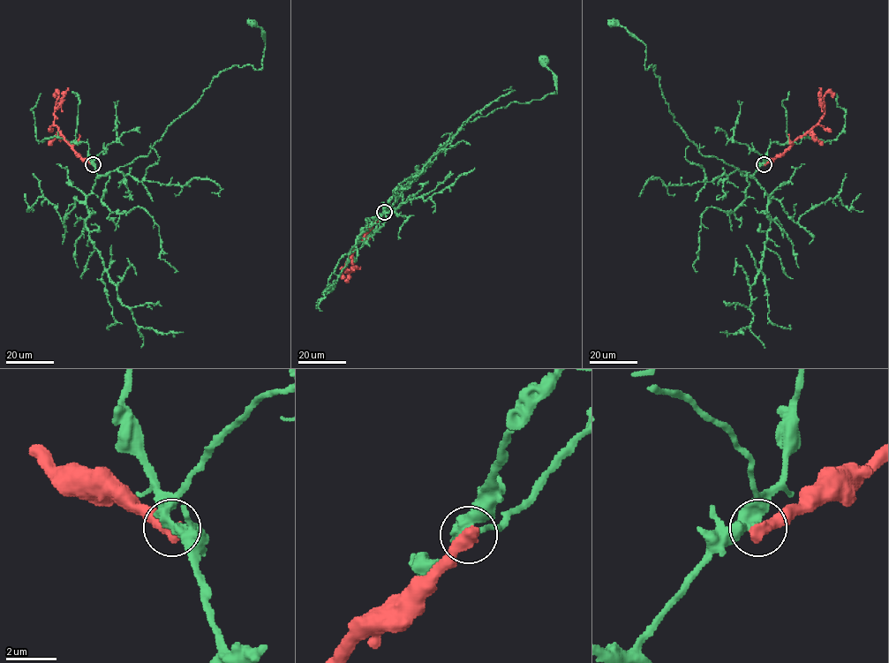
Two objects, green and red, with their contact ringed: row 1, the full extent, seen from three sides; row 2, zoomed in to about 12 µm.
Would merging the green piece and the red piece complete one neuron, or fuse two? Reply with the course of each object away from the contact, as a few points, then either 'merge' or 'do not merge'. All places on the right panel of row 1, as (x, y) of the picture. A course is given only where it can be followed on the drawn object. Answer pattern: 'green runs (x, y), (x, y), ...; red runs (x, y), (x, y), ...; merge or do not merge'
green runs (764, 163), (743, 176), (704, 156), (673, 120), (656, 66), (646, 70), (645, 45), (612, 23); red runs (764, 164), (779, 156), (817, 124), (824, 112), (824, 94), (829, 92), (832, 97); do not merge

